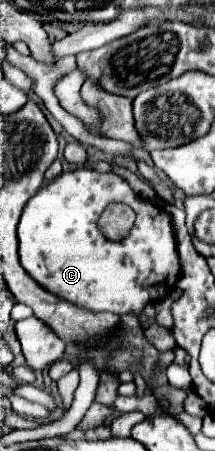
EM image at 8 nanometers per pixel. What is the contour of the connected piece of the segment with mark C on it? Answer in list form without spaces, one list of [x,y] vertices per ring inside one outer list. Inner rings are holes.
[[[79,168],[73,172],[65,172],[55,178],[51,184],[43,186],[25,206],[21,222],[19,222],[19,258],[21,266],[29,272],[33,280],[37,280],[43,288],[53,292],[55,296],[93,310],[93,312],[113,312],[113,314],[139,314],[147,304],[155,304],[159,298],[167,296],[175,282],[179,280],[179,254],[173,238],[173,224],[167,212],[139,198],[129,184],[115,174],[101,174],[91,168]],[[111,202],[123,202],[133,208],[137,214],[135,226],[129,236],[121,242],[109,242],[97,230],[97,218]]]

